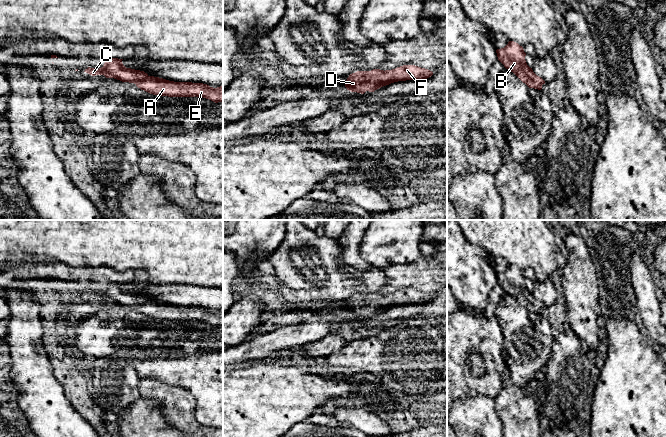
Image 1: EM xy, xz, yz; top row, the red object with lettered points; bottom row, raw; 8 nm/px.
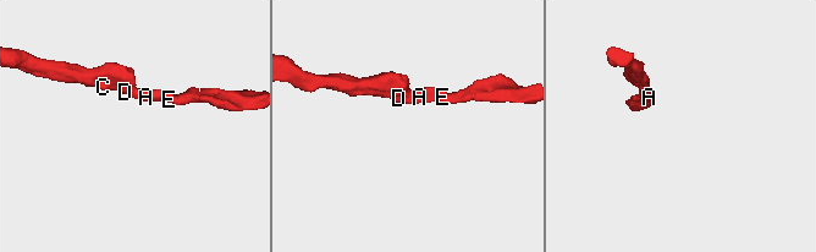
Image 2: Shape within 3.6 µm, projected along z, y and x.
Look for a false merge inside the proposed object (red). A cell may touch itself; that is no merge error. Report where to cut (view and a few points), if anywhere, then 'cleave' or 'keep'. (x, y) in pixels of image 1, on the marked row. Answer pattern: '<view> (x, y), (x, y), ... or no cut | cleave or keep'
no cut | keep

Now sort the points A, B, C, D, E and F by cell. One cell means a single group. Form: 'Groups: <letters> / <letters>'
Groups: A B C D E F

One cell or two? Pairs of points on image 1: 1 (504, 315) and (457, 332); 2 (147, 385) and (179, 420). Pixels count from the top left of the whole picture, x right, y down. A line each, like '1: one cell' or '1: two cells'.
1: two cells
2: one cell

